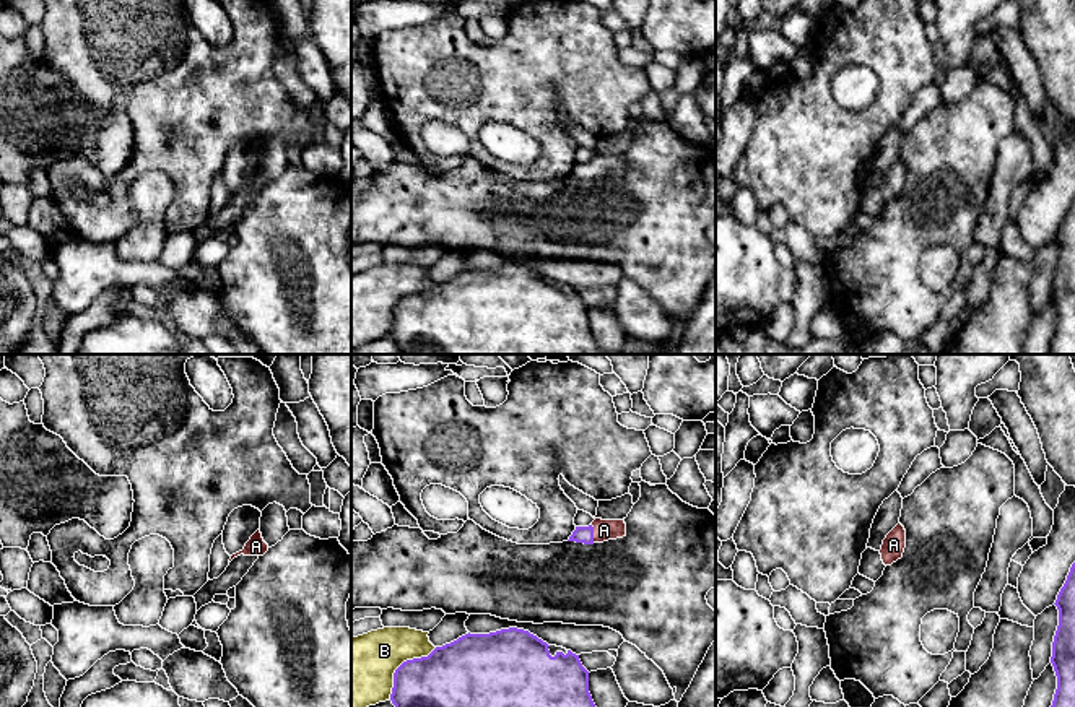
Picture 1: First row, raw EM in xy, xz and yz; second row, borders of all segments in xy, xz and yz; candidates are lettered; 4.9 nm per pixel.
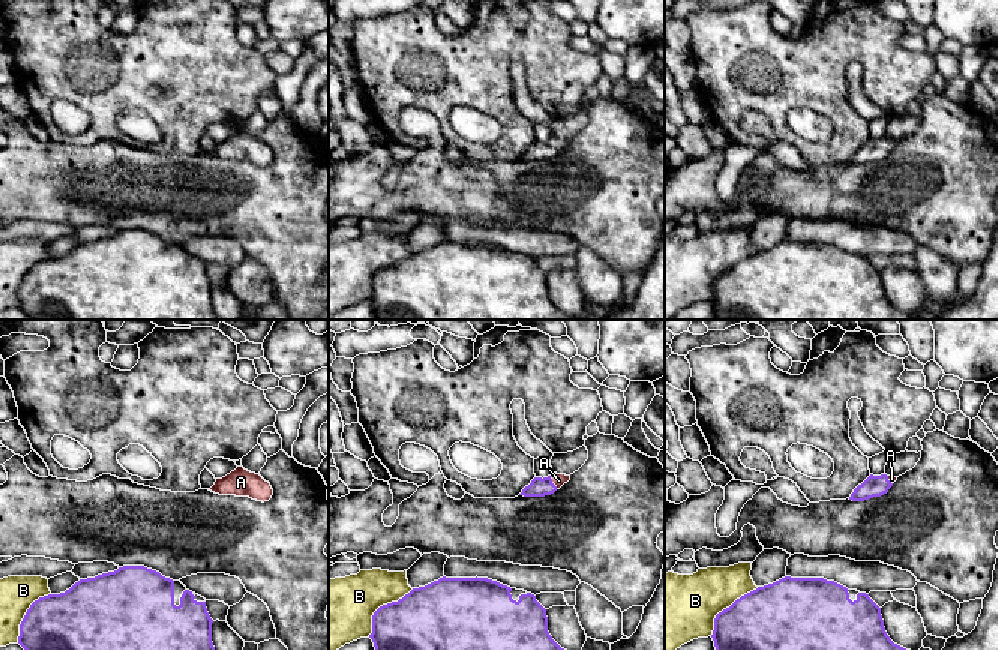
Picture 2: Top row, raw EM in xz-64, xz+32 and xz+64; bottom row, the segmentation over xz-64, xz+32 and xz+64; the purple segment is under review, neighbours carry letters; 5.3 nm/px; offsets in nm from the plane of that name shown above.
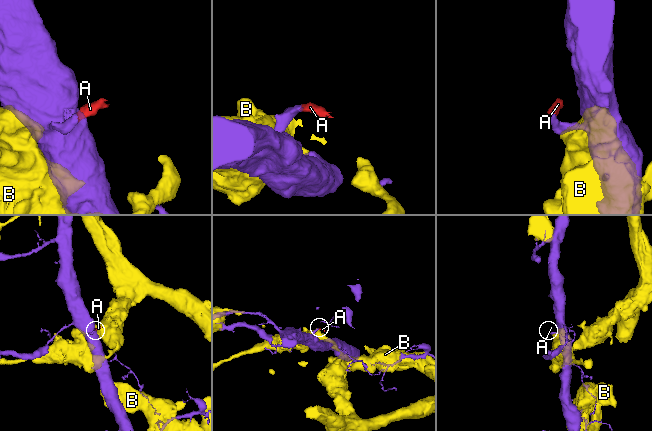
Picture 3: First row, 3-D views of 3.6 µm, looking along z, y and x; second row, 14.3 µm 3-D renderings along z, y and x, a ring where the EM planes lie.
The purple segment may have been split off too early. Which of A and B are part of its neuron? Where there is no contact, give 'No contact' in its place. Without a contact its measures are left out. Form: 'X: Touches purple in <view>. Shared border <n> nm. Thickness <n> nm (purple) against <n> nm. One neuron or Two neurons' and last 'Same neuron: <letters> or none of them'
A: Touches purple in xz. Shared border 90 nm. Thickness 80 nm (purple) against 110 nm. One neuron
B: Touches purple in xz. Shared border 340 nm. Thickness 420 nm (purple) against 360 nm. Two neurons
Same neuron: A

